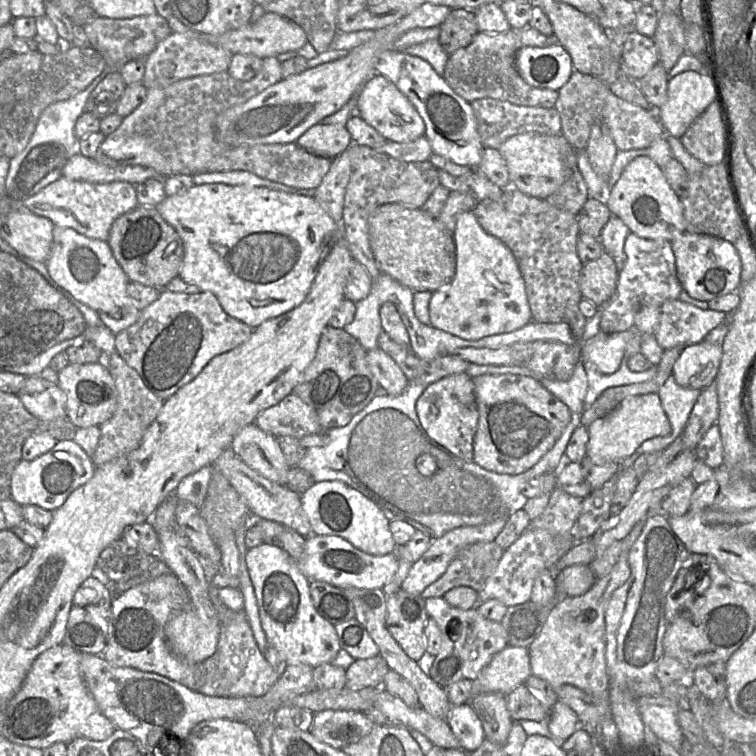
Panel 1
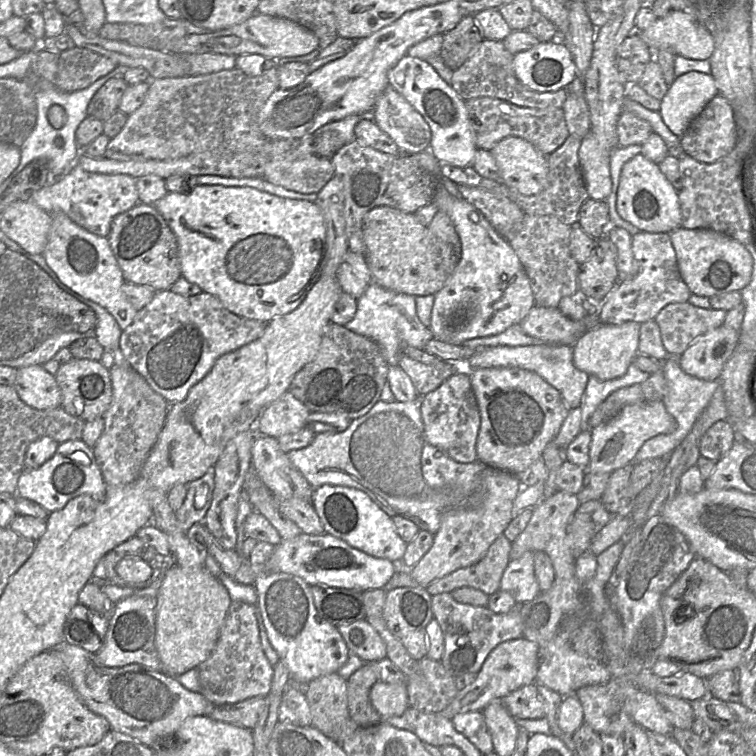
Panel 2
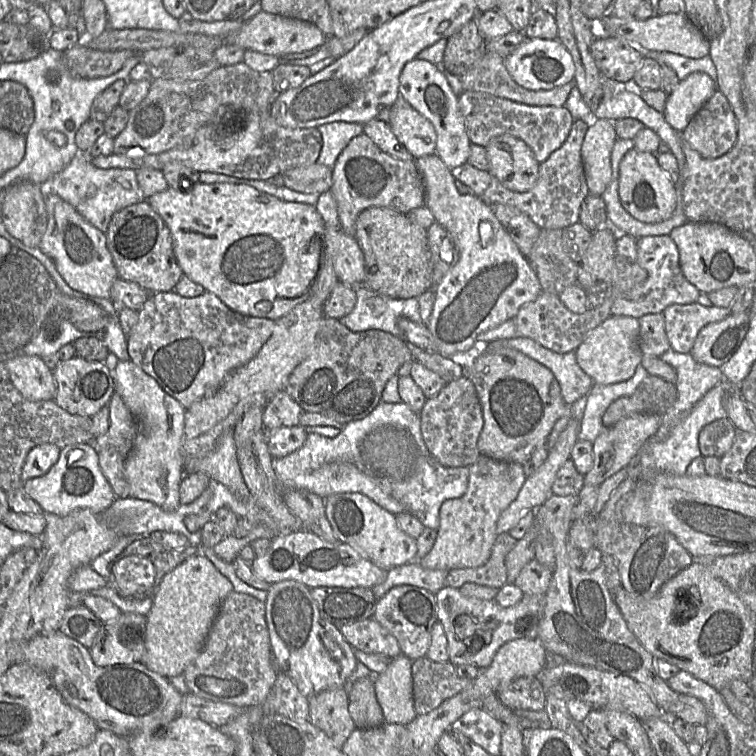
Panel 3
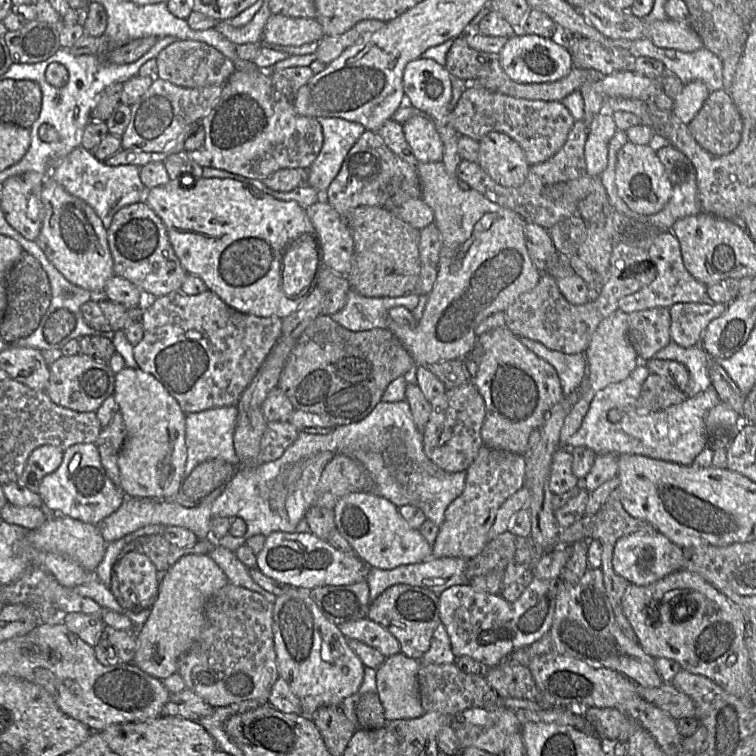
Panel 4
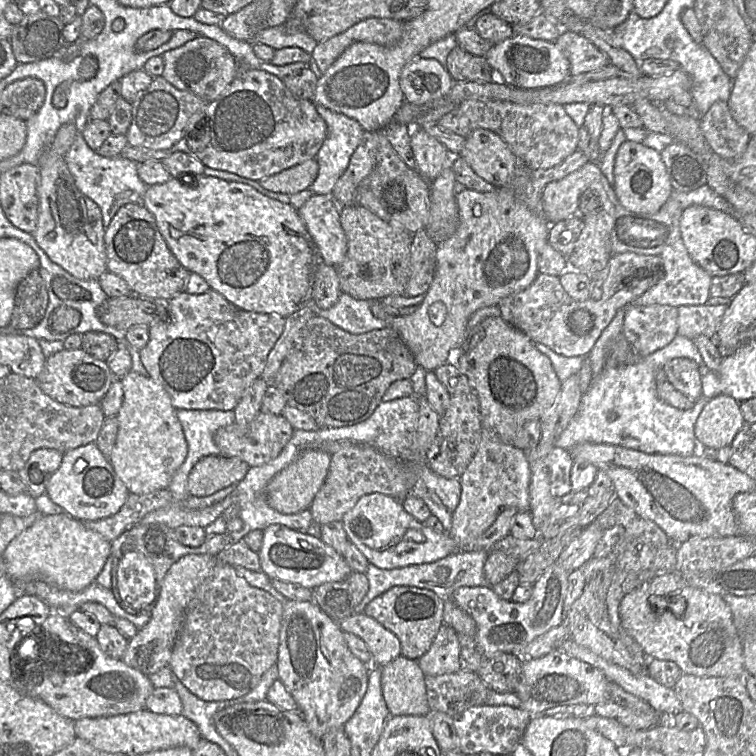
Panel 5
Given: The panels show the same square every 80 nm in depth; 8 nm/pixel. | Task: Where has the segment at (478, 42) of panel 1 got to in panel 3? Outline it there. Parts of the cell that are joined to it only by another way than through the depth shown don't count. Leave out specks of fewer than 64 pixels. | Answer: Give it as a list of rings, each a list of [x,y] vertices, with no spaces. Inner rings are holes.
[[[487,50],[480,60],[459,77],[463,91],[483,92],[518,103],[535,106],[565,106],[570,91],[575,86],[574,81],[572,81],[548,90],[526,89],[511,77],[505,65],[505,58],[492,50]]]

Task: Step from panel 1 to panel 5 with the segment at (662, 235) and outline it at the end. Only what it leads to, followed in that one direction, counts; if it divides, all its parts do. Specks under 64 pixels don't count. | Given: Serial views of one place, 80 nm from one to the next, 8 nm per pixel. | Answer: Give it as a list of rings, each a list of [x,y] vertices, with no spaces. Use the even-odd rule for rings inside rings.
[[[625,140],[619,147],[614,164],[614,189],[619,202],[634,213],[656,213],[670,197],[670,183],[660,152],[642,142]]]

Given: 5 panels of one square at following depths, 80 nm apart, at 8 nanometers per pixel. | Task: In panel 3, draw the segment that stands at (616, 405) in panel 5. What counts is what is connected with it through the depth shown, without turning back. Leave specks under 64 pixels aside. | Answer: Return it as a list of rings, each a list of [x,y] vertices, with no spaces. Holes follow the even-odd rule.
[[[670,348],[659,358],[676,371],[677,399],[662,415],[658,431],[644,443],[633,461],[637,461],[637,468],[682,476],[690,463],[702,456],[698,441],[700,431],[713,421],[727,416],[723,406],[724,396],[735,385],[725,379],[720,367],[698,362],[690,353],[678,353]],[[639,364],[633,376],[626,381],[608,385],[593,384],[587,395],[568,407],[567,415],[580,422],[577,440],[593,443],[606,429],[602,424],[602,415],[608,406],[618,398],[632,395],[648,375]]]

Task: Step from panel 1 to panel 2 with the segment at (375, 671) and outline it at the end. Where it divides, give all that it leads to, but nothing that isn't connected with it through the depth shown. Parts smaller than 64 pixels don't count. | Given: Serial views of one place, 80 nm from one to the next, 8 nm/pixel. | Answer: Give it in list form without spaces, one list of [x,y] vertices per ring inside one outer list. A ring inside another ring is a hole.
[[[364,663],[347,680],[349,714],[360,727],[376,725],[383,720],[369,697],[371,688],[378,680],[373,663]]]

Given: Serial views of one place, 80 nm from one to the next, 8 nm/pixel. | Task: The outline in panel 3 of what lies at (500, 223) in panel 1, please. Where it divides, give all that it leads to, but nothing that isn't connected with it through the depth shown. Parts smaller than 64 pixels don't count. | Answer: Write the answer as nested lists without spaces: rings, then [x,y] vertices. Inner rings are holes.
[[[541,229],[527,259],[539,279],[541,291],[560,295],[567,287],[577,283],[578,263],[564,250],[562,229]]]

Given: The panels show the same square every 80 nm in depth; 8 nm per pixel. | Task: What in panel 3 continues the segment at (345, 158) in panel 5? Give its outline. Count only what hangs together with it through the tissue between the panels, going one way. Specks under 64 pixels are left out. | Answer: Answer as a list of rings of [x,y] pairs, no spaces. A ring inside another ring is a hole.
[[[331,122],[318,127],[322,147],[316,162],[333,168],[339,154],[356,136],[363,133],[363,125],[356,122]]]

